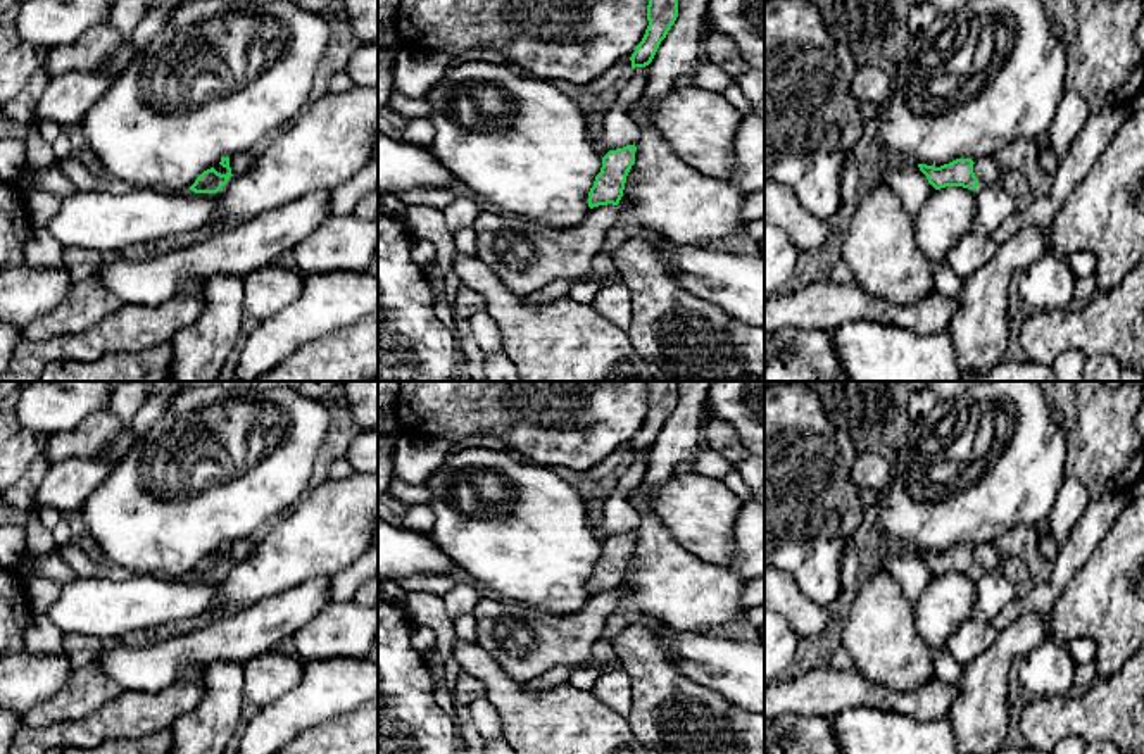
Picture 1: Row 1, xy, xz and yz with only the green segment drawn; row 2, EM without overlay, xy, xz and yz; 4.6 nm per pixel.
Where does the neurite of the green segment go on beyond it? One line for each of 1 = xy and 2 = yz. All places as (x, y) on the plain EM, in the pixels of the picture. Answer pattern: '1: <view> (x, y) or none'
1: none
2: none

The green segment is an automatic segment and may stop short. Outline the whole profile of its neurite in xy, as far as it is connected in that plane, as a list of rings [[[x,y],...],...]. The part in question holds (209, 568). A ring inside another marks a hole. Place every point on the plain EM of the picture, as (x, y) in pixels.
[[[223,544],[219,550],[228,556],[226,561],[221,561],[214,554],[211,554],[195,566],[190,576],[195,580],[217,580],[233,562],[229,554],[229,544]]]

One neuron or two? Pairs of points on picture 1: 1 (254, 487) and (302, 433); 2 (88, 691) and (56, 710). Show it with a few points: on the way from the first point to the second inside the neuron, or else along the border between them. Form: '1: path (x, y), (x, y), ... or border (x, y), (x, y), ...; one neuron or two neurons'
1: path (268, 473), (289, 447); one neuron
2: path (80, 696), (64, 704); one neuron

